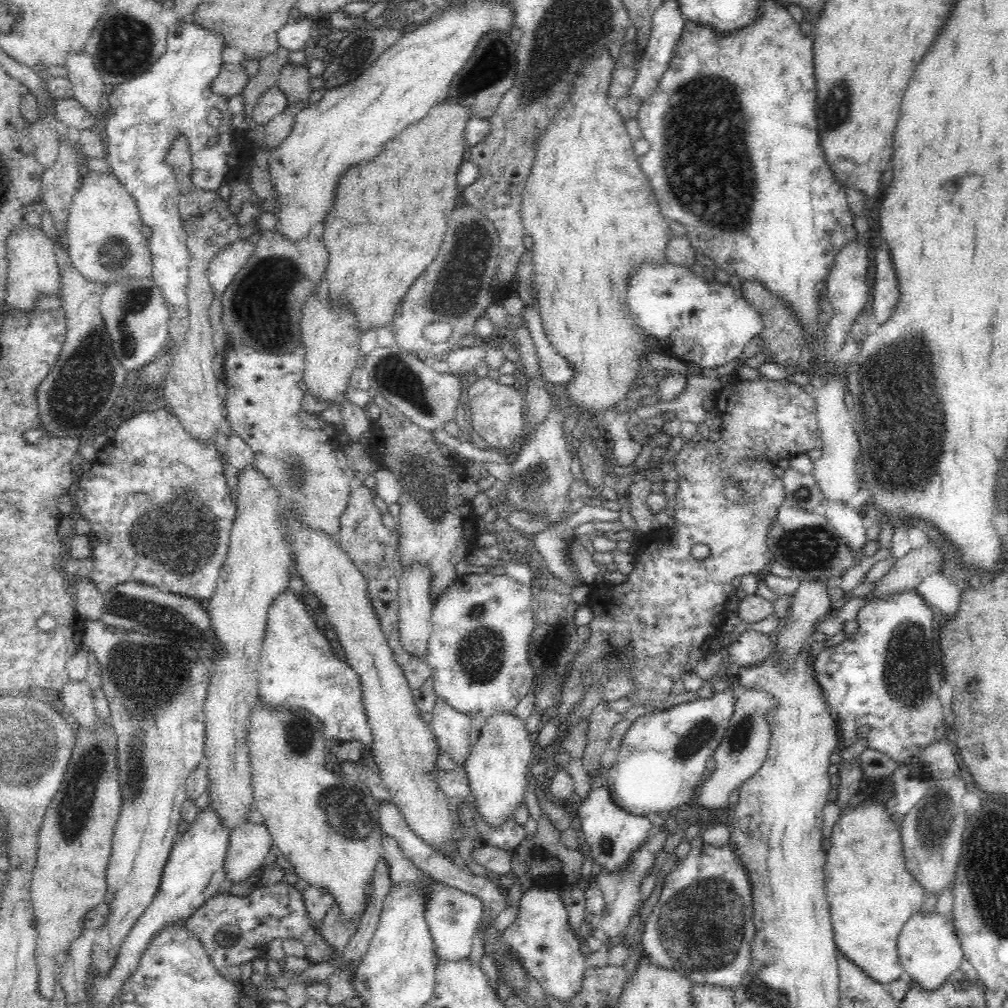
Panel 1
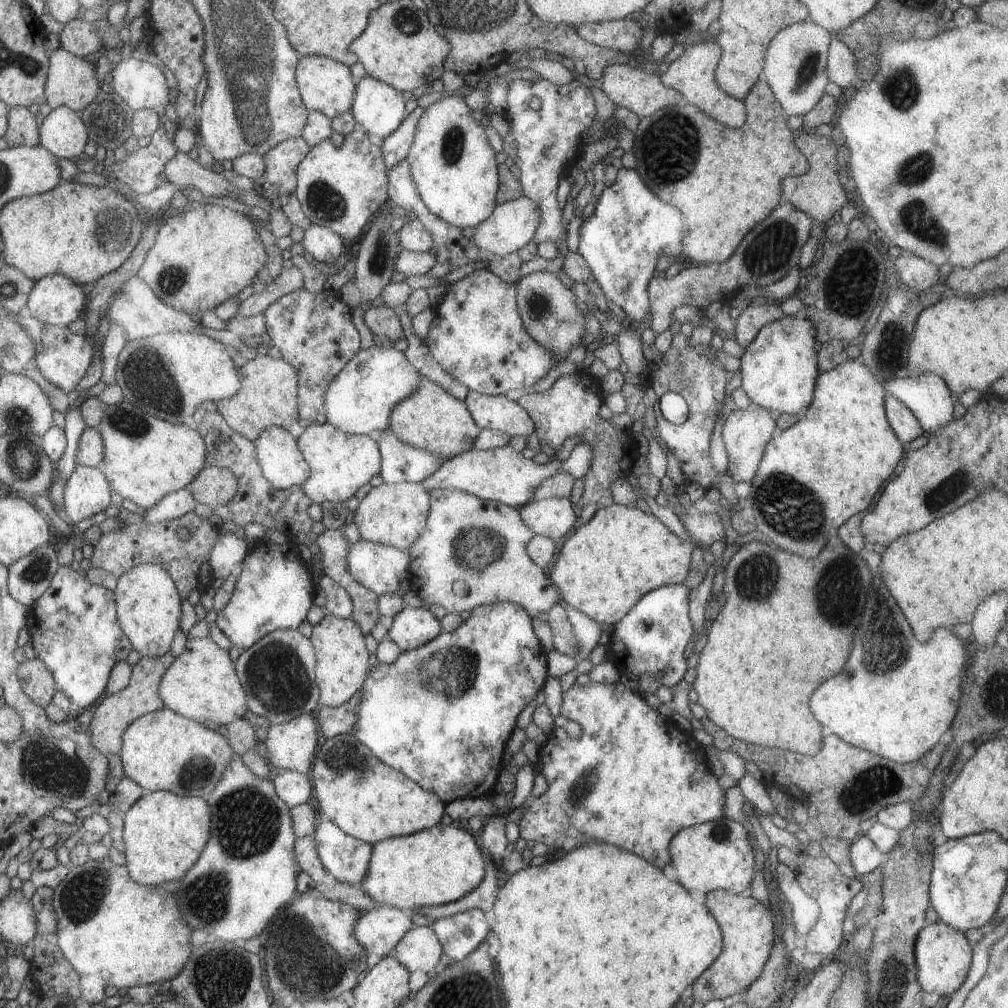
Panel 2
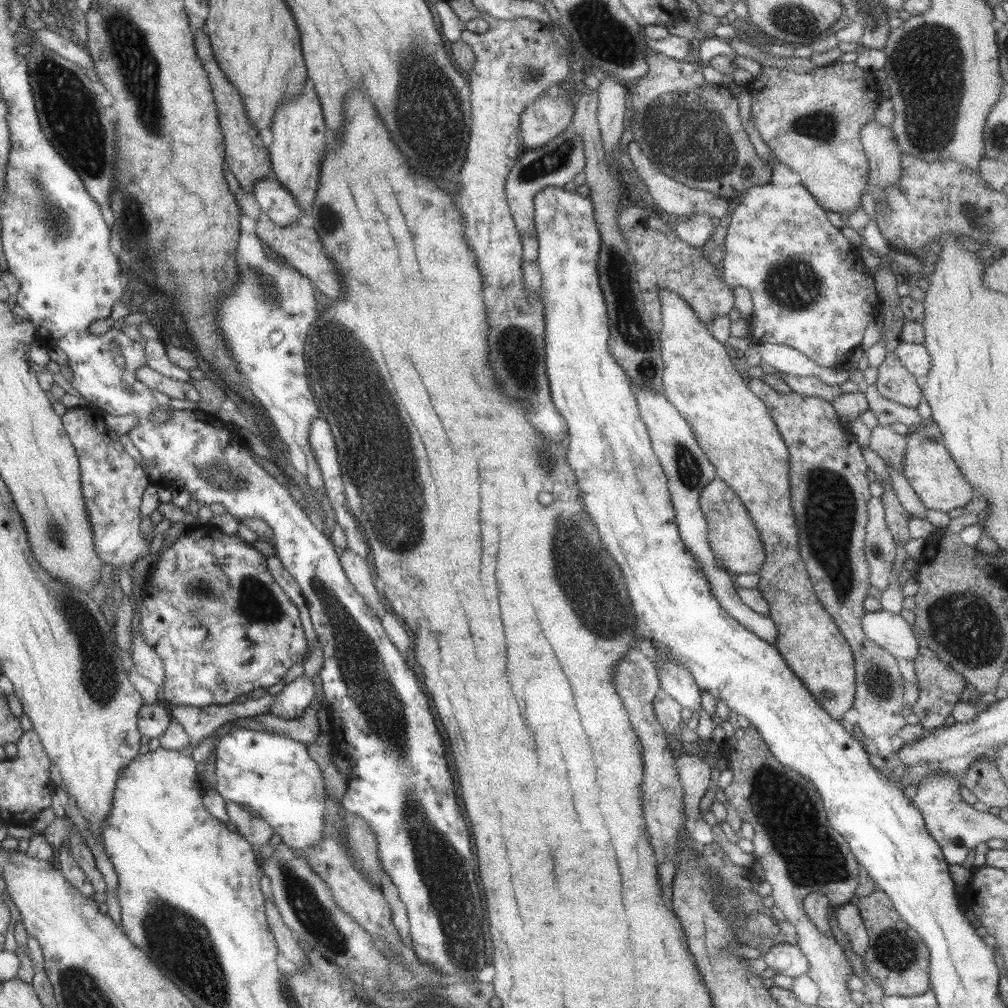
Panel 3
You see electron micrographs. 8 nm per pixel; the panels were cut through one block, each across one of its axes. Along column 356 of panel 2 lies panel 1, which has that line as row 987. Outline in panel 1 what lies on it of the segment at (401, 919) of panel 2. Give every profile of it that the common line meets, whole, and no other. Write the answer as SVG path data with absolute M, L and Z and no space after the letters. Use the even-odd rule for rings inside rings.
M918 911L902 927L898 935L898 955L901 968L924 991L937 991L956 971L960 971L964 954L955 935L948 929L946 918L938 914L924 915Z

